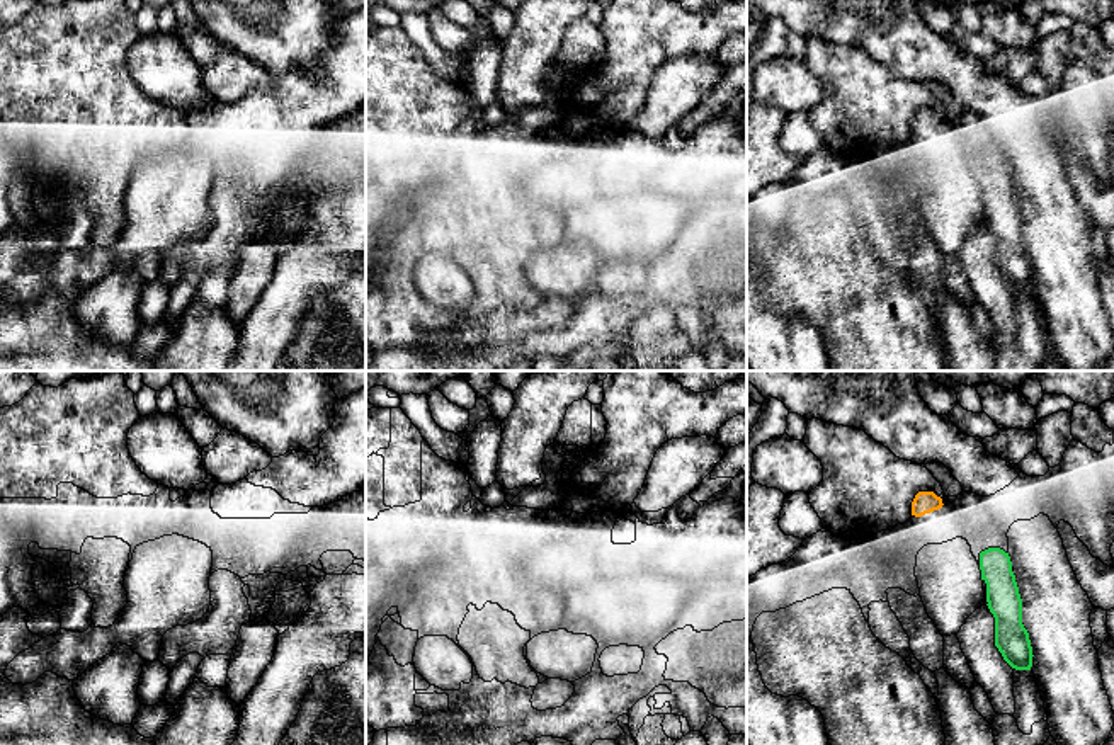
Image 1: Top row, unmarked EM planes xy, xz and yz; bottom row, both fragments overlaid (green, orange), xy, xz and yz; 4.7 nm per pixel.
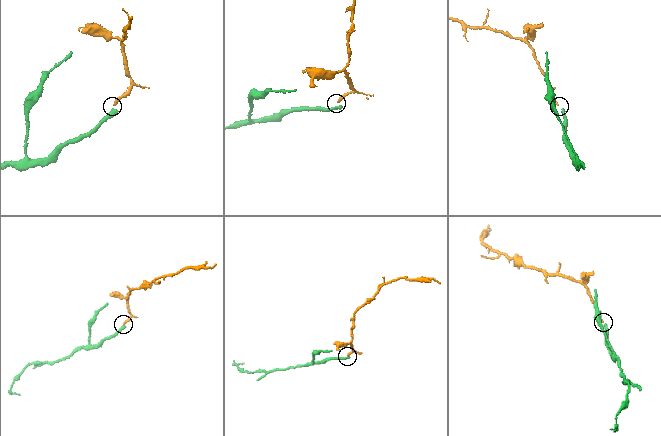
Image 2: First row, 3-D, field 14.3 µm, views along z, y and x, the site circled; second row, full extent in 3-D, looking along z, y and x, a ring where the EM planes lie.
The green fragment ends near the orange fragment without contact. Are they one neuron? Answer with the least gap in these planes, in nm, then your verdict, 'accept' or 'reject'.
280 nm apart; reject

